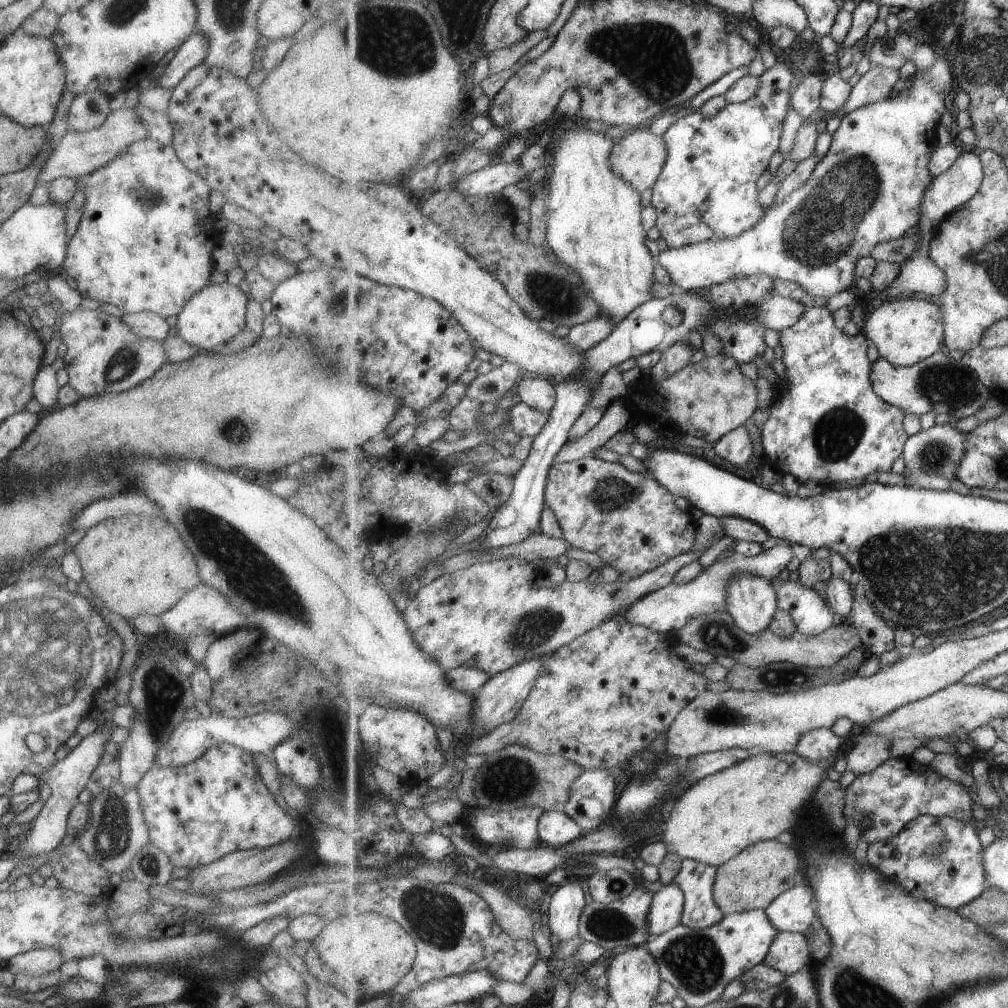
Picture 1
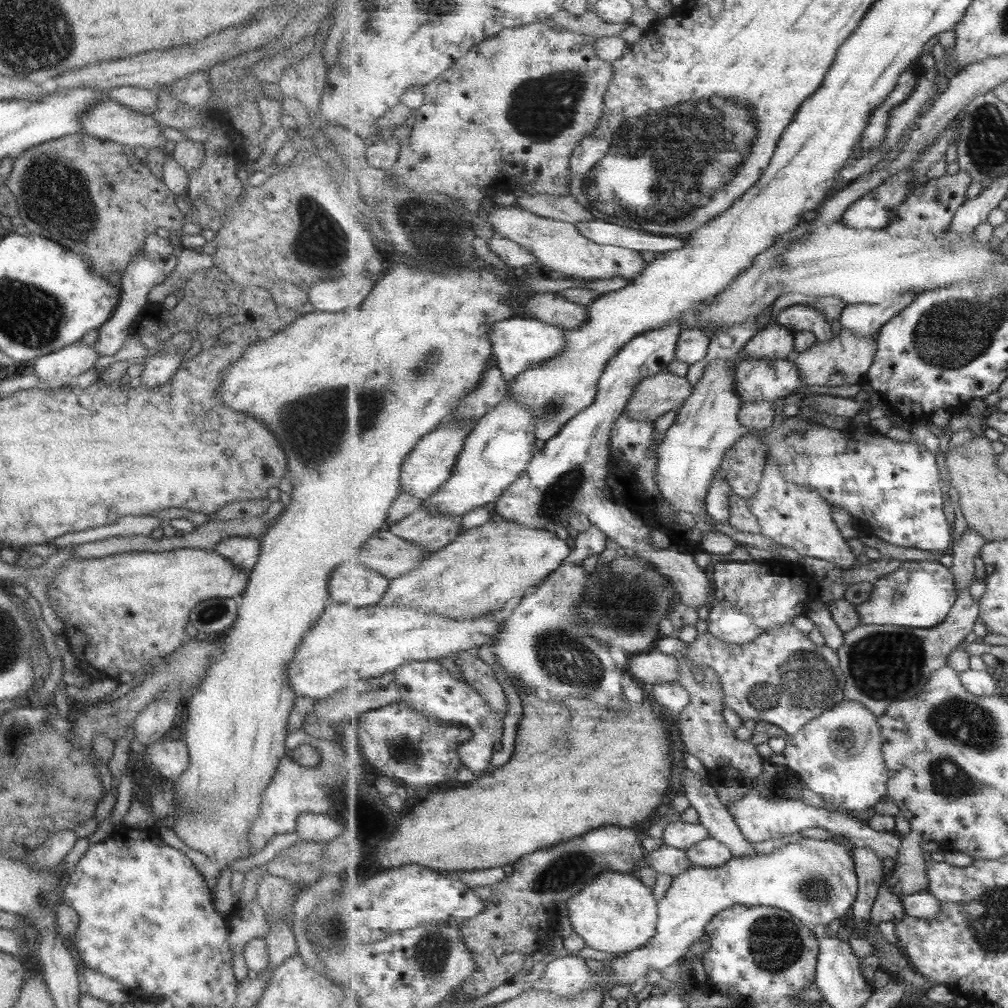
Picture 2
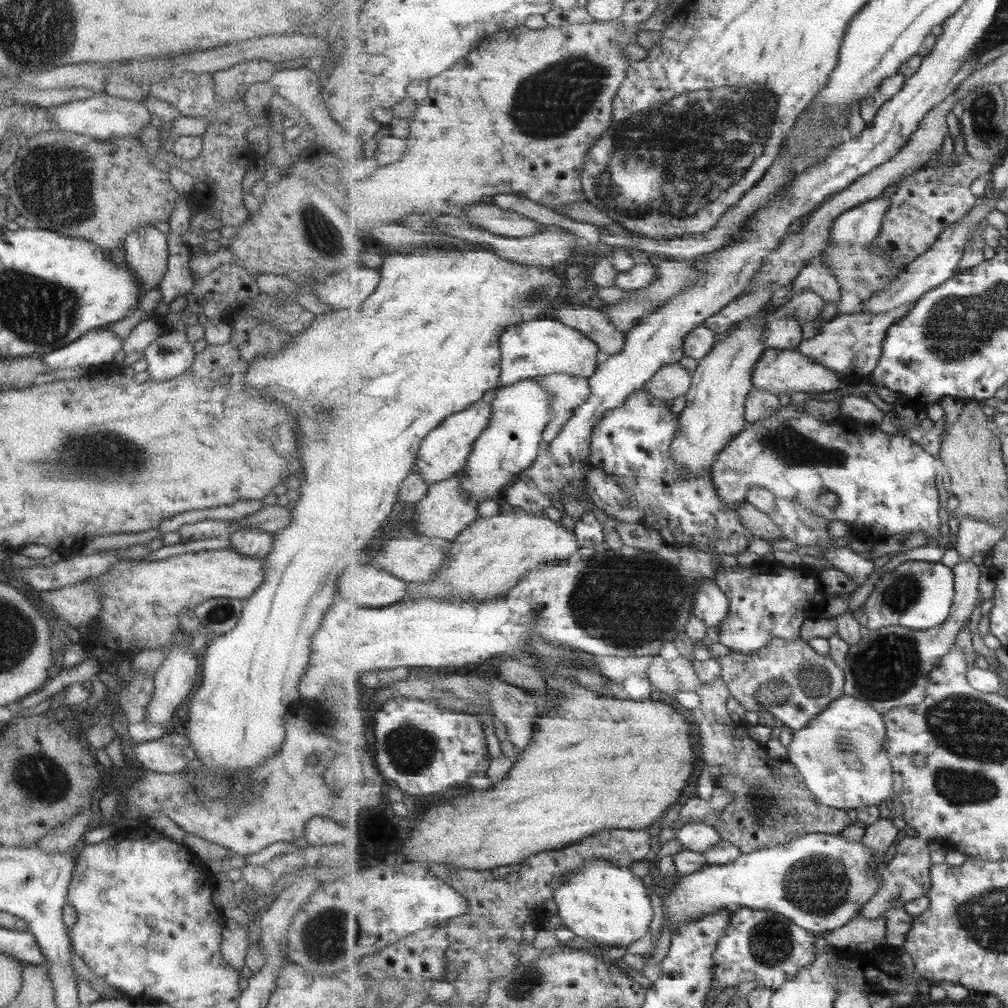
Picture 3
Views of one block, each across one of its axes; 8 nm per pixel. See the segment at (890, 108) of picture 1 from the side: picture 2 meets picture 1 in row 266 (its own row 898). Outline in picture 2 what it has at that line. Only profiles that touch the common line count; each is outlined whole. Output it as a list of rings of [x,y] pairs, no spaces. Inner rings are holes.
[[[803,837],[771,854],[758,853],[755,856],[733,857],[727,864],[715,868],[691,866],[682,875],[674,877],[669,892],[667,892],[665,898],[658,901],[660,917],[658,931],[654,939],[644,948],[622,956],[615,956],[610,961],[613,986],[633,985],[637,980],[646,977],[651,968],[661,972],[681,962],[681,959],[685,959],[685,956],[689,953],[691,946],[706,936],[707,923],[710,923],[715,915],[725,911],[726,908],[738,904],[750,907],[782,908],[801,919],[806,925],[815,928],[819,925],[831,924],[835,918],[848,922],[857,899],[858,872],[856,871],[854,857],[849,856],[849,852],[845,850],[843,845],[833,842],[832,839],[819,840]]]

